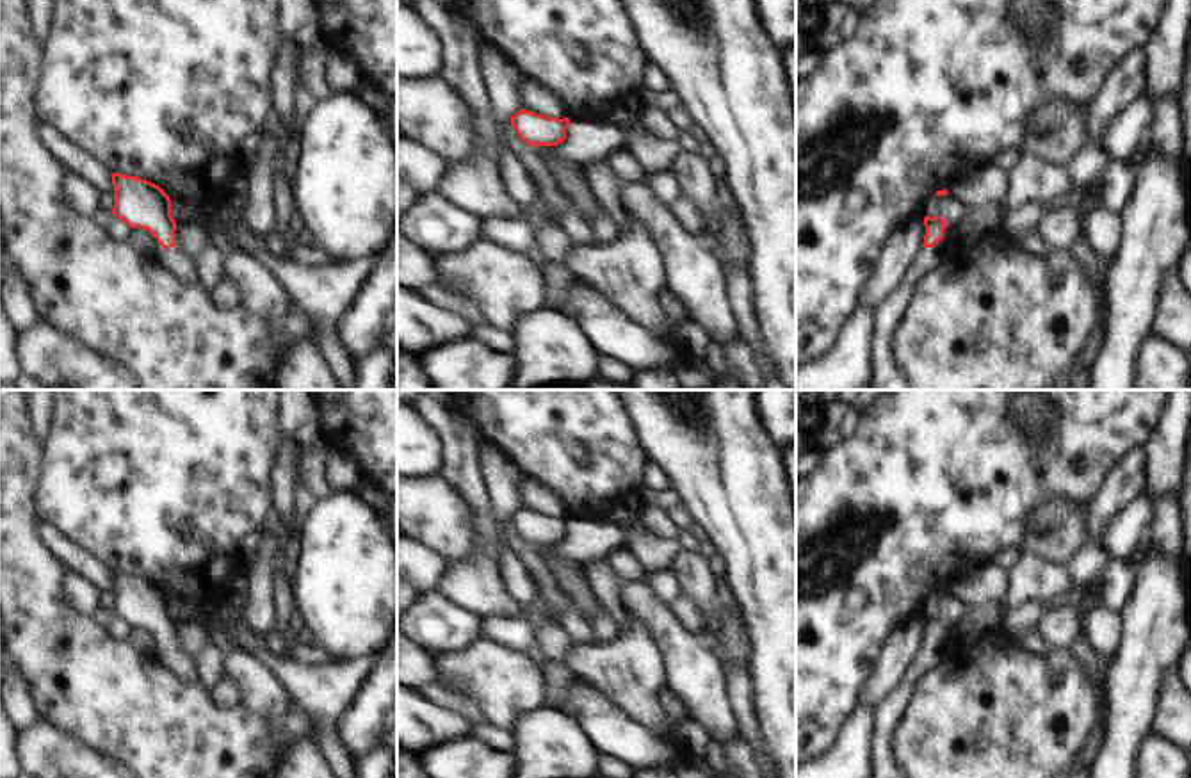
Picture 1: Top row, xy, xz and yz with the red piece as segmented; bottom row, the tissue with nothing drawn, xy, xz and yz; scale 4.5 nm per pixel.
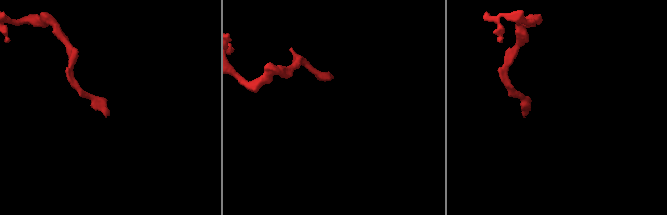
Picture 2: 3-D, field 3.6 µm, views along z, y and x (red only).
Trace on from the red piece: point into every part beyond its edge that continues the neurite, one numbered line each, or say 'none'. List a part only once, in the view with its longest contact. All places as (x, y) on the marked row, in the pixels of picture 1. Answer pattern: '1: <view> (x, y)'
1: yz (887, 314)

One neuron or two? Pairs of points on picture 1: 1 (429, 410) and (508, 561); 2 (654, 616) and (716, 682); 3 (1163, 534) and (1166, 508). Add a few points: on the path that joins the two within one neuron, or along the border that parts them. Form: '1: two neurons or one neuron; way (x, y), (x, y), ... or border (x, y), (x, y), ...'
1: two neurons; border (492, 508), (501, 547), (501, 579), (506, 590)
2: one neuron; way (670, 632), (700, 666)
3: one neuron; way (1166, 527), (1166, 515)

